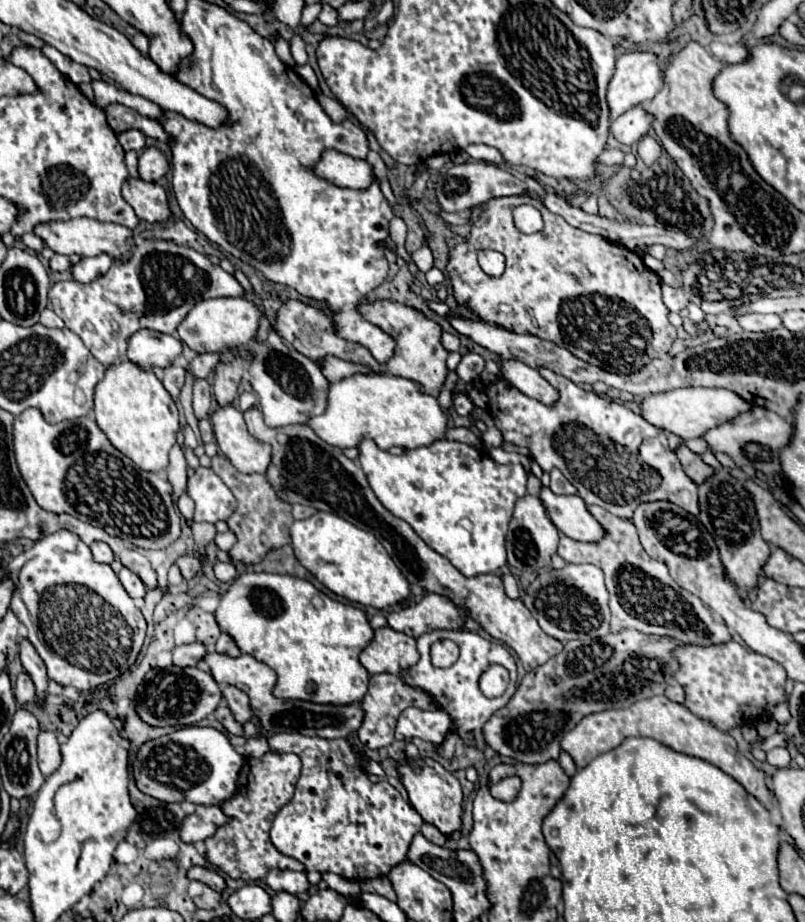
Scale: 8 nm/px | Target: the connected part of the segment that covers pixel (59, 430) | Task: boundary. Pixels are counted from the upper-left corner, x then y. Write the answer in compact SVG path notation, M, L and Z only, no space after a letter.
M29 408L15 416L13 446L19 472L43 510L71 514L143 550L165 550L181 536L183 520L171 498L173 486L157 472L139 470L115 450L93 416L49 424L37 408Z

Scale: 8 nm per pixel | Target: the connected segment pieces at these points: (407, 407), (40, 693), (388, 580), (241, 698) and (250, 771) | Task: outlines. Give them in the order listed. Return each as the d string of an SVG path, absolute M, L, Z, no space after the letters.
M351 374L329 384L327 408L321 416L305 422L327 444L347 450L357 448L365 438L373 440L381 450L391 446L419 448L445 438L447 416L441 412L437 398L421 394L415 382L389 374Z
M23 638L19 642L19 656L21 656L21 664L23 664L25 672L35 682L37 702L41 702L45 698L45 688L47 688L47 670L45 670L45 664L41 662L39 654L33 650L33 644L27 638Z
M317 512L305 520L295 520L289 526L289 532L297 560L337 596L381 610L409 596L409 584L405 582L405 576L397 570L381 542L373 534L353 526L341 516Z
M221 686L221 692L223 692L223 700L227 702L227 708L233 712L237 722L243 724L251 720L253 712L249 710L249 698L241 690L237 690L235 686Z
M269 750L257 760L247 760L239 772L237 794L219 804L223 814L229 816L229 822L219 826L217 832L205 840L207 862L223 870L233 880L243 882L263 880L271 868L305 872L305 866L301 866L301 862L277 852L277 848L269 842L269 826L275 814L293 798L299 772L301 760L297 758L297 754Z

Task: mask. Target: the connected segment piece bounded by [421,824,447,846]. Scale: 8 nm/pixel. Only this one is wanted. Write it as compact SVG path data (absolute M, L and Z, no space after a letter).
M423 824L421 826L421 834L429 840L429 842L433 842L433 844L437 844L437 846L443 846L445 844L445 836L435 828L435 826L431 826L431 824Z

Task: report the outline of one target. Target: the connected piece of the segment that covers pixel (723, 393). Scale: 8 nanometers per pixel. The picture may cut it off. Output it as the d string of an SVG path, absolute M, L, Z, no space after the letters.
M677 388L661 394L649 394L641 400L643 418L661 430L677 434L681 440L701 438L705 430L719 426L721 422L749 408L751 404L747 404L741 396L733 394L731 390L717 390L717 388Z

